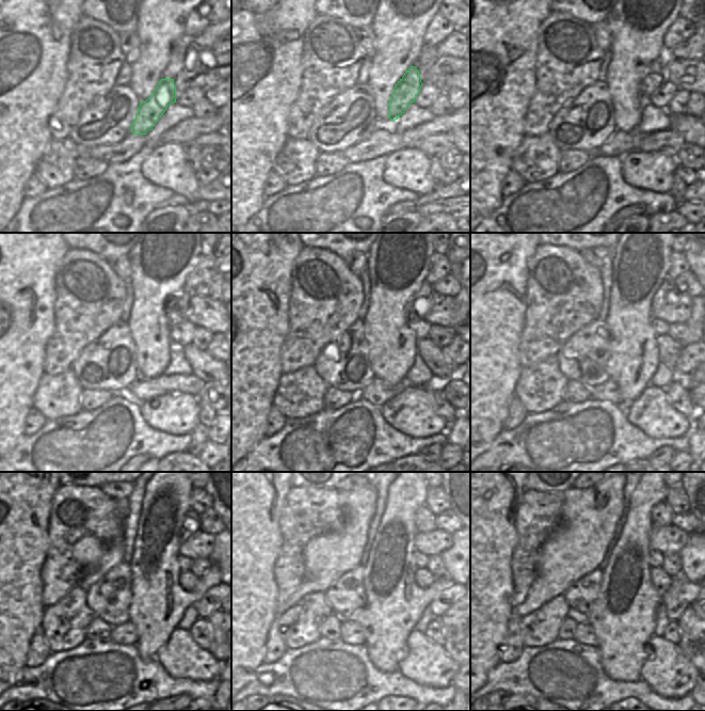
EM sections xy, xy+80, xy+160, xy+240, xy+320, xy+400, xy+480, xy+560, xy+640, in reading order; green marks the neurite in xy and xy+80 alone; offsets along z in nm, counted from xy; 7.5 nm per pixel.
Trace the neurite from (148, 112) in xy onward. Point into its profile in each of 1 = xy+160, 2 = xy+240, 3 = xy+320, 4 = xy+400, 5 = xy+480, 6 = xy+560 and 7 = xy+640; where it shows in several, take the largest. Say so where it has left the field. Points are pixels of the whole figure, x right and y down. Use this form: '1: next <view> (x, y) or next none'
1: next xy+160 (656, 75)
2: next xy+240 (178, 302)
3: next xy+320 (426, 289)
4: next xy+400 (667, 289)
5: next xy+480 (190, 526)
6: next xy+560 (426, 521)
7: next xy+640 (661, 515)

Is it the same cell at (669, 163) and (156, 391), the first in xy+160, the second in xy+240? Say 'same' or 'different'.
different

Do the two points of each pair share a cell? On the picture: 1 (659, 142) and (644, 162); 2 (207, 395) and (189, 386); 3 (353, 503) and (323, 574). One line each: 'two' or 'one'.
1: two
2: two
3: one

